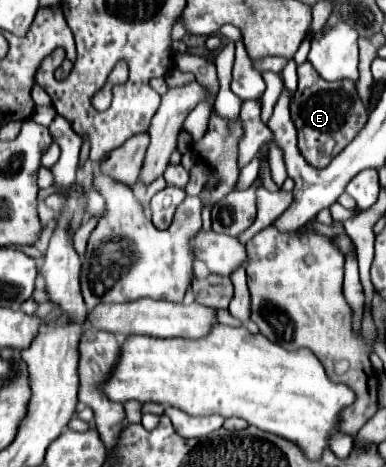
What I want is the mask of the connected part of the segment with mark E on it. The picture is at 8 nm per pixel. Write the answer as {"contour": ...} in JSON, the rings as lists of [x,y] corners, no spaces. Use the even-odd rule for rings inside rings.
{"contour":[[[310,62],[298,66],[298,90],[290,102],[292,122],[298,130],[298,148],[306,162],[314,168],[326,168],[364,128],[368,112],[362,106],[356,86],[348,80],[326,82],[322,80]],[[334,138],[334,148],[328,150],[328,142]]]}

